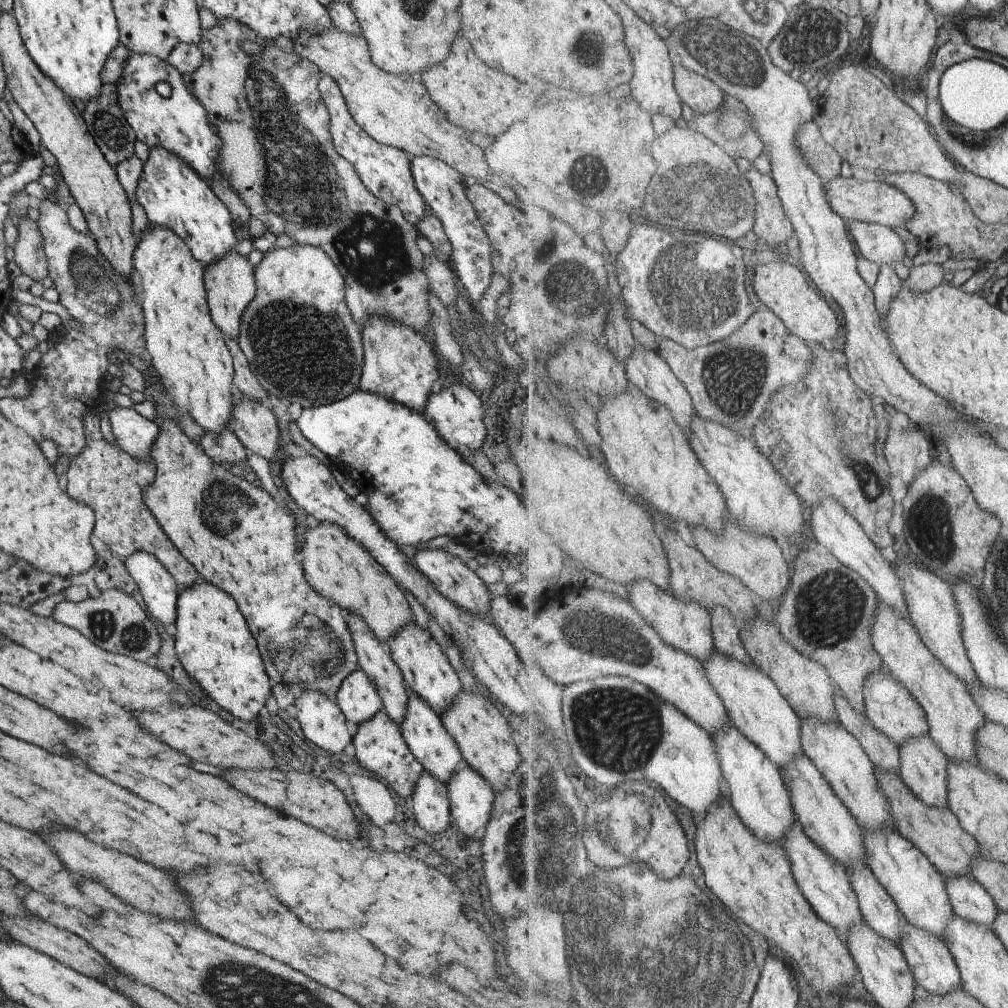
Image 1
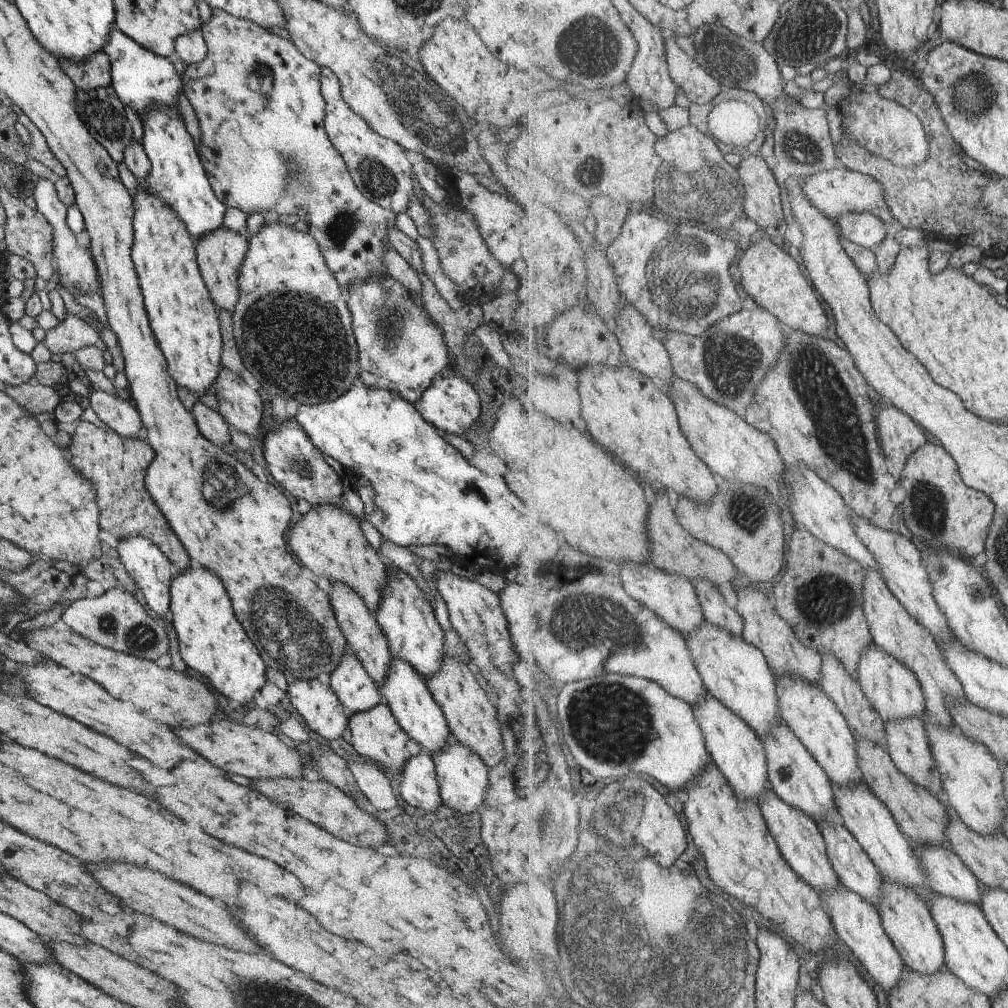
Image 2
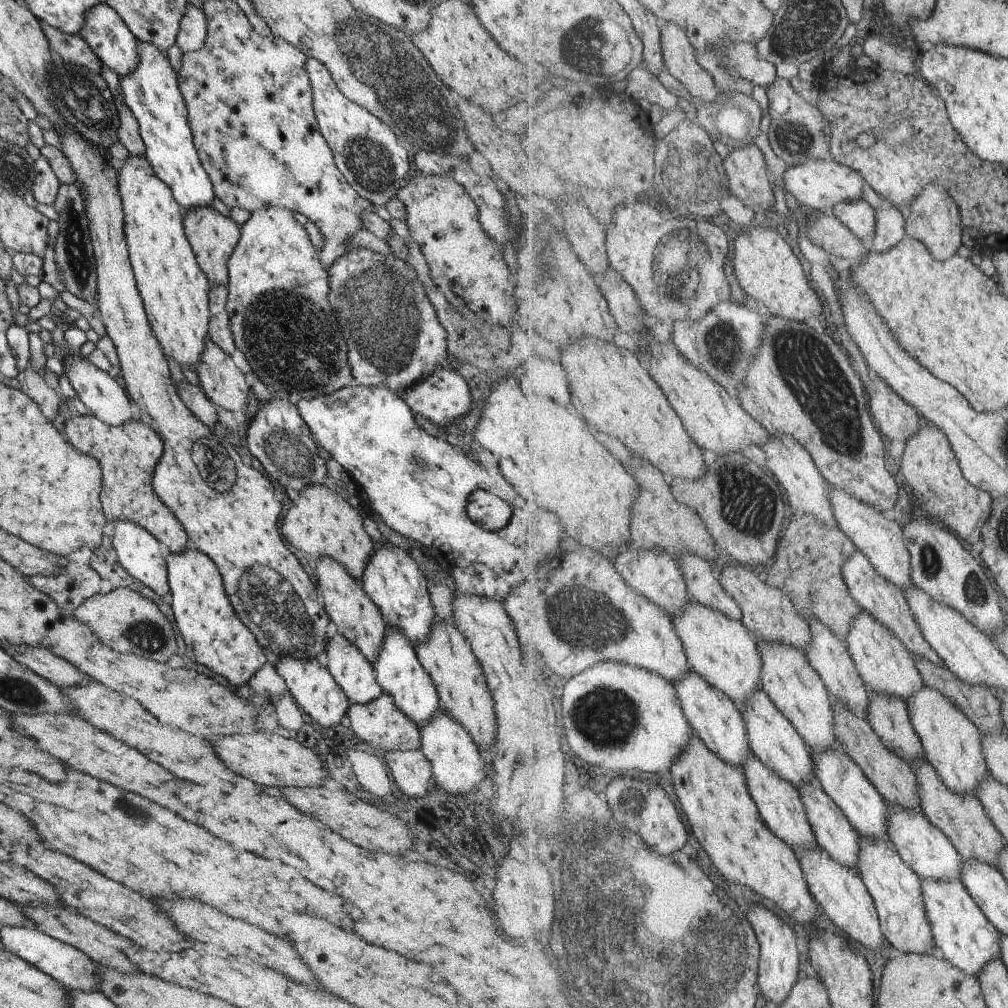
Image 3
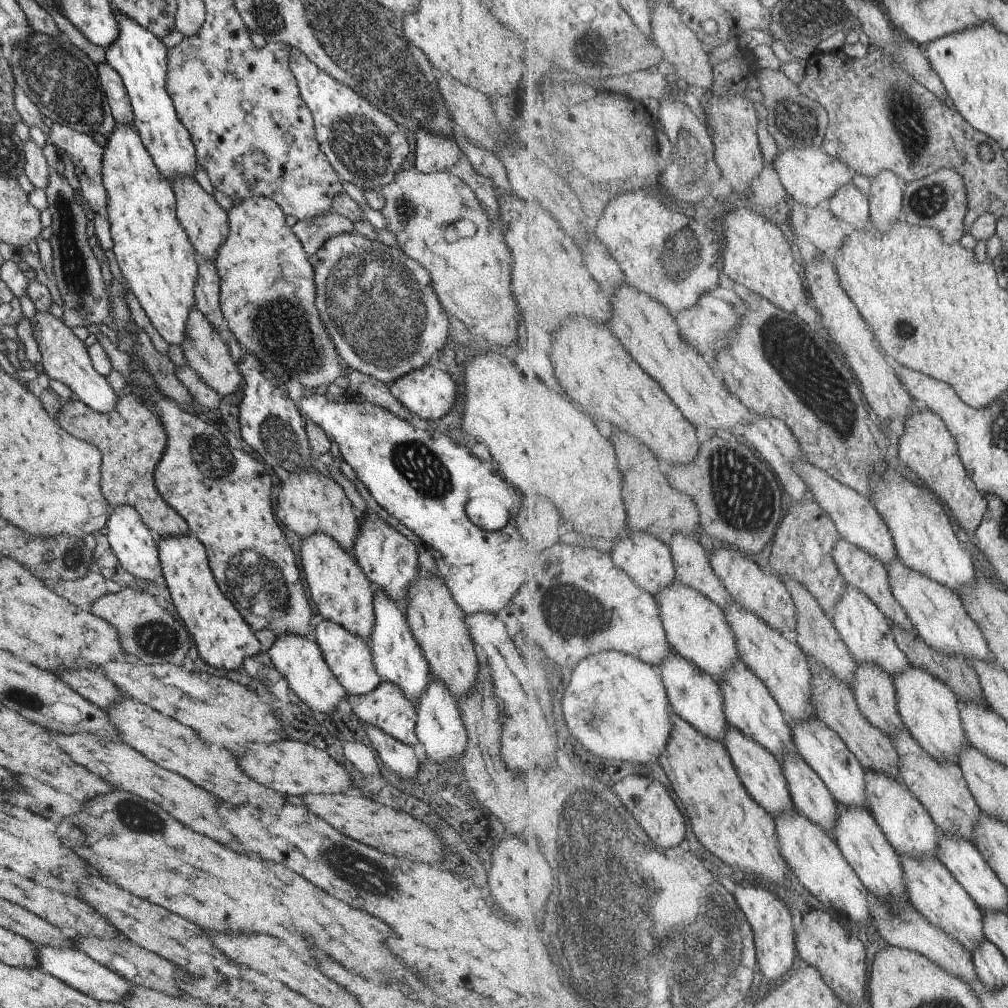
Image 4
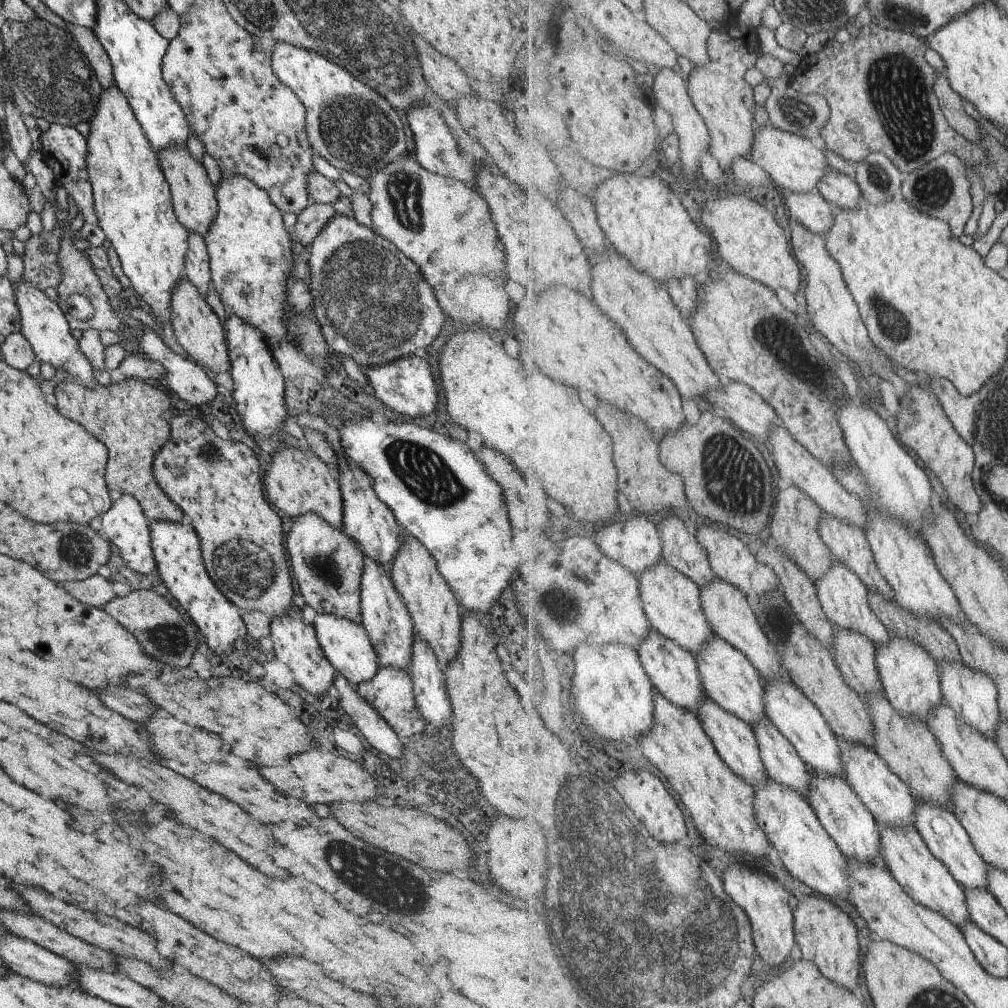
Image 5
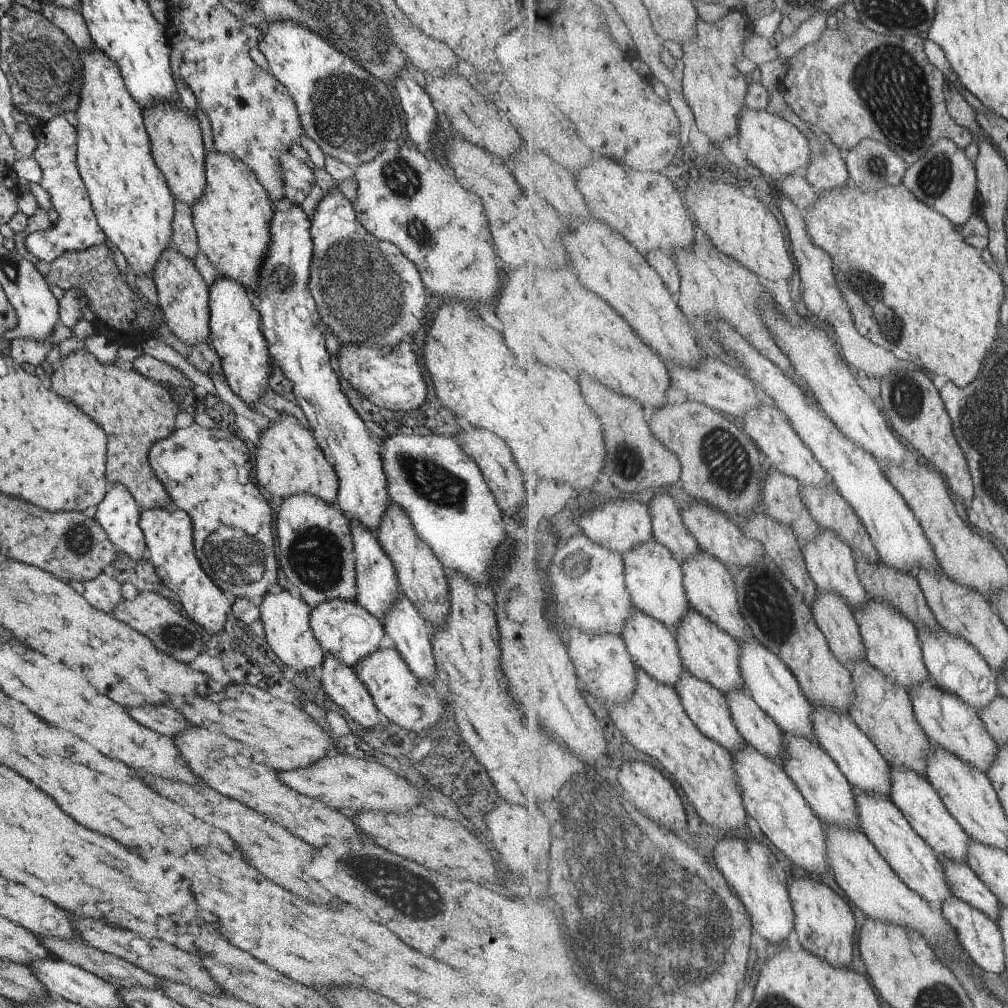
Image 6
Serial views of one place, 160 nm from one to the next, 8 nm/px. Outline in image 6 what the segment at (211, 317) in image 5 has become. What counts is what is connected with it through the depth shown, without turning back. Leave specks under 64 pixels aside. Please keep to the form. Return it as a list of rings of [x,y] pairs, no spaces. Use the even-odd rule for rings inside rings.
[[[165,247],[152,270],[158,308],[162,311],[166,330],[188,345],[200,343],[208,338],[208,288],[193,266],[191,259],[173,248]]]

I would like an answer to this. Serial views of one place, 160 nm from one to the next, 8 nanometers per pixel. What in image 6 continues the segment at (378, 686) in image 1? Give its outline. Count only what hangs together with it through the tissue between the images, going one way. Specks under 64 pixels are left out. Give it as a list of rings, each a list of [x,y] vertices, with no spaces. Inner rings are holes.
[[[307,493],[285,497],[275,514],[275,534],[279,568],[290,589],[310,608],[329,599],[354,602],[356,572],[350,522],[335,504]]]

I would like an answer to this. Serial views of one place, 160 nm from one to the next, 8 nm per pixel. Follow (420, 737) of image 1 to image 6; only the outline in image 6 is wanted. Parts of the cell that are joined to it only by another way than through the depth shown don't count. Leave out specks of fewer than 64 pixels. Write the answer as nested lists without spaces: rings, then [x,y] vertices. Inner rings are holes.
[[[356,518],[355,521],[350,522],[350,531],[356,572],[356,598],[354,602],[378,618],[378,622],[382,624],[382,616],[388,613],[388,608],[394,603],[396,594],[399,593],[393,565],[380,547],[374,531],[366,529]]]

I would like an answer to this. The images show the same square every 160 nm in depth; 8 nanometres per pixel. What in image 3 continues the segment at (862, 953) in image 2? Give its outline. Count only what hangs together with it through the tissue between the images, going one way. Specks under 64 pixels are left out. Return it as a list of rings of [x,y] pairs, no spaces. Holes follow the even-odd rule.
[[[819,844],[814,849],[799,849],[795,852],[804,870],[810,891],[816,898],[821,910],[853,940],[860,942],[869,949],[880,952],[884,936],[880,914],[872,894],[868,891],[868,886],[865,886],[860,875],[853,869],[837,862],[832,854],[829,854],[829,851],[826,851]]]

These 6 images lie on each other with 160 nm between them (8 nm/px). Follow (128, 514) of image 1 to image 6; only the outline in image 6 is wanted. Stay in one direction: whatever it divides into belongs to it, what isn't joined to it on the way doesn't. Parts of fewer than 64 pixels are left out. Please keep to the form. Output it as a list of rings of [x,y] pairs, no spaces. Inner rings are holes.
[[[78,349],[54,365],[50,382],[54,393],[75,404],[106,434],[106,480],[125,486],[141,510],[151,507],[169,509],[172,504],[169,495],[153,474],[148,461],[152,442],[169,436],[176,428],[174,418],[178,413],[177,404],[167,389],[133,368],[121,370],[115,362],[101,364],[89,351]]]

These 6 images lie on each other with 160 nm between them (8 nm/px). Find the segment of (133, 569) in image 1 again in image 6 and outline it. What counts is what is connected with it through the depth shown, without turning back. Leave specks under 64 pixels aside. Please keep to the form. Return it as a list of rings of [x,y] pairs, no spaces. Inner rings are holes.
[[[113,483],[96,504],[94,519],[105,531],[109,542],[131,560],[145,557],[145,541],[138,525],[141,508],[132,494],[119,483]]]

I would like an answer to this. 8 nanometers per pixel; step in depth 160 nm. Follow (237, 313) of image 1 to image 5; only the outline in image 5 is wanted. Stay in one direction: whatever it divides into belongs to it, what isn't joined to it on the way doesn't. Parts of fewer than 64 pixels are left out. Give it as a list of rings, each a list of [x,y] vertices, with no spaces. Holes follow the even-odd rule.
[[[169,146],[165,150],[159,150],[156,158],[158,159],[161,173],[170,191],[175,219],[187,232],[199,234],[203,238],[205,232],[209,230],[209,224],[213,222],[213,218],[217,214],[217,204],[214,198],[214,188],[207,179],[207,174],[202,164],[199,164],[187,152],[186,146]]]

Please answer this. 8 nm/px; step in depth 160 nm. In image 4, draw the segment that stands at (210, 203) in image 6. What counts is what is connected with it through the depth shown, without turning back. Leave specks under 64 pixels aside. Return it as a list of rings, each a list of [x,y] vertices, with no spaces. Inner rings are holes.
[[[249,197],[237,201],[225,212],[228,233],[213,258],[219,277],[218,301],[224,329],[233,334],[245,353],[257,357],[283,384],[289,378],[295,379],[305,394],[322,391],[331,382],[344,384],[338,354],[323,325],[323,317],[315,308],[312,266],[301,243],[284,223],[285,215],[277,203],[267,197]]]

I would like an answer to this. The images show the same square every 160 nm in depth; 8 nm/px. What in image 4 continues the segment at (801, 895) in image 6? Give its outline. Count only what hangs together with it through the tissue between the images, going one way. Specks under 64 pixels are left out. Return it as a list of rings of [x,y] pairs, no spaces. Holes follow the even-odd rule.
[[[811,910],[802,919],[796,934],[796,948],[799,956],[808,965],[817,967],[824,975],[825,982],[836,992],[838,997],[849,1006],[859,1006],[867,994],[869,968],[867,952],[859,937],[849,934],[849,930],[835,920],[829,912]]]

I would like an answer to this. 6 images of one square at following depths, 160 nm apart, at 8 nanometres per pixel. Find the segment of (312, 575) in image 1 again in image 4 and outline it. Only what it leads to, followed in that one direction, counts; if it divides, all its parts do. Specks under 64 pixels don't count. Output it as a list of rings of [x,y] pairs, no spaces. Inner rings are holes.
[[[310,465],[307,469],[291,472],[287,480],[280,482],[273,507],[277,520],[300,538],[318,530],[319,533],[328,534],[345,552],[352,554],[353,541],[358,533],[358,522],[353,515],[355,510],[331,477],[324,476]]]

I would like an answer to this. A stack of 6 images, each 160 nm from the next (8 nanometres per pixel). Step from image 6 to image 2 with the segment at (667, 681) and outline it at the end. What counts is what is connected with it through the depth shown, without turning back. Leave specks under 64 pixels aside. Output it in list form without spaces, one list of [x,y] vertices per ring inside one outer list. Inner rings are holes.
[[[707,692],[703,701],[692,705],[701,728],[704,730],[709,752],[713,762],[728,778],[737,796],[742,799],[755,799],[759,804],[764,792],[769,789],[770,776],[768,758],[760,736],[736,712],[733,712],[725,703]]]

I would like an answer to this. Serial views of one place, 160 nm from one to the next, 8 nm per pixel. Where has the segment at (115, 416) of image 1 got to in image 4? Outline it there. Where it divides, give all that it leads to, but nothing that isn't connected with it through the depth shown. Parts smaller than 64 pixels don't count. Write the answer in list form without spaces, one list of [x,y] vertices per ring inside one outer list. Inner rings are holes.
[[[50,310],[36,311],[33,316],[32,334],[39,347],[43,373],[48,375],[49,379],[63,383],[71,391],[72,397],[79,399],[90,409],[100,413],[114,409],[118,394],[114,393],[109,384],[105,382],[104,376],[93,370],[83,341],[76,335],[74,336],[69,327],[52,316]]]

